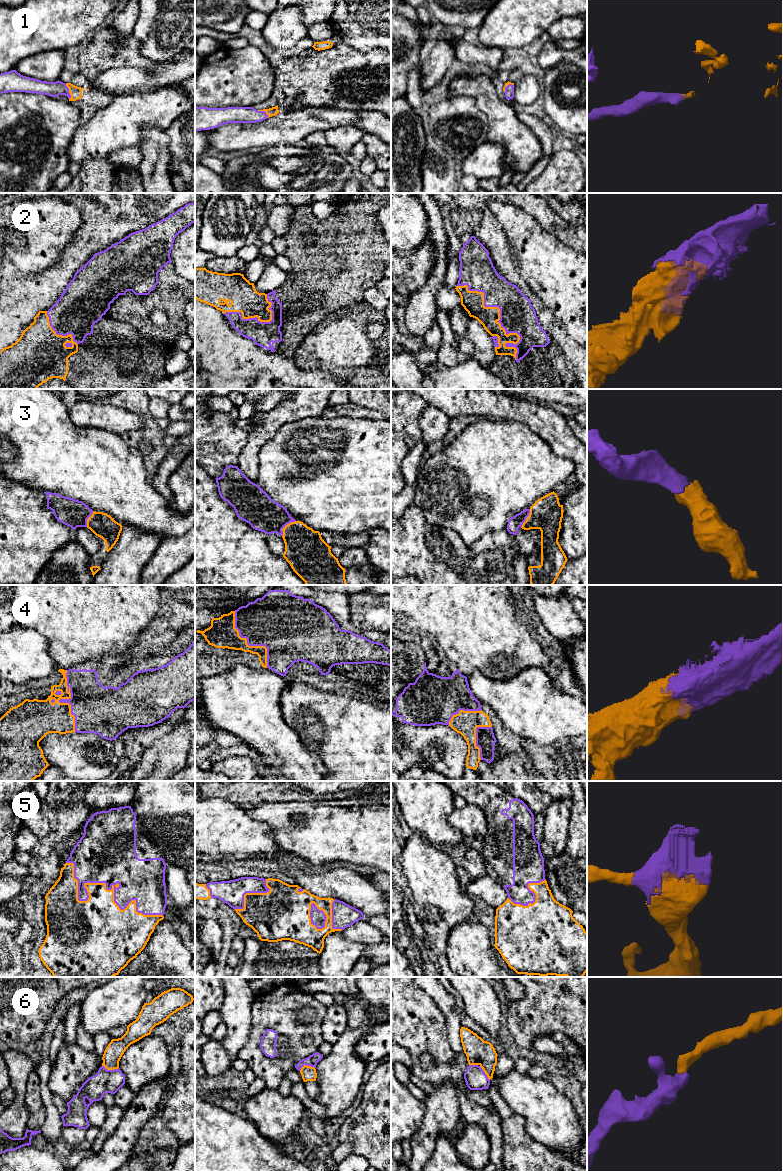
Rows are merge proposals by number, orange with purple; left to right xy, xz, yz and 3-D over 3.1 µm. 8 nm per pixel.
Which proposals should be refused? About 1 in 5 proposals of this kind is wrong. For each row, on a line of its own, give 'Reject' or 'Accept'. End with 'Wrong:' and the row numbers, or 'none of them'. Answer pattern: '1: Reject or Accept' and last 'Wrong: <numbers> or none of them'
1: Accept
2: Accept
3: Accept
4: Accept
5: Accept
6: Accept
Wrong: none of them

